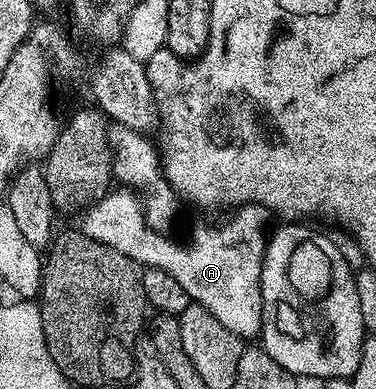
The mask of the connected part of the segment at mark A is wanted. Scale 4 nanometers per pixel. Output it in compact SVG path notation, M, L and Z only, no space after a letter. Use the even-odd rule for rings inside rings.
M131 187L114 188L105 191L83 209L84 221L78 224L79 231L118 250L118 254L126 254L126 258L144 268L166 270L166 274L171 274L182 285L182 290L186 290L189 301L210 310L226 330L241 340L248 342L251 336L252 339L259 337L262 322L260 271L266 237L270 232L268 208L261 204L242 204L232 214L236 216L221 224L198 225L192 232L188 249L186 245L171 240L168 234L148 225L141 197Z

